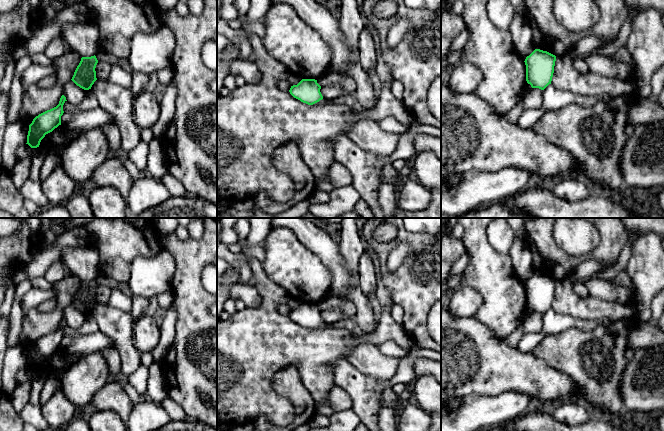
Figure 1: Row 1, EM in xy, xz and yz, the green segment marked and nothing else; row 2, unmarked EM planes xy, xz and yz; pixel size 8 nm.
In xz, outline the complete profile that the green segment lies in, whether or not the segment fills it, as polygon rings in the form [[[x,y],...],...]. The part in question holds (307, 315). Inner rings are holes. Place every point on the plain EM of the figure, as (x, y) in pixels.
[[[302,303],[297,309],[291,310],[290,318],[308,329],[313,329],[323,323],[321,310],[315,303]]]

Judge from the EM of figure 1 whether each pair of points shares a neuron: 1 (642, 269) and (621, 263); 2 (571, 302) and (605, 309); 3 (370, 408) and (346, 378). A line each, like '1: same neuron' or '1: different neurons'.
1: different neurons
2: same neuron
3: same neuron

